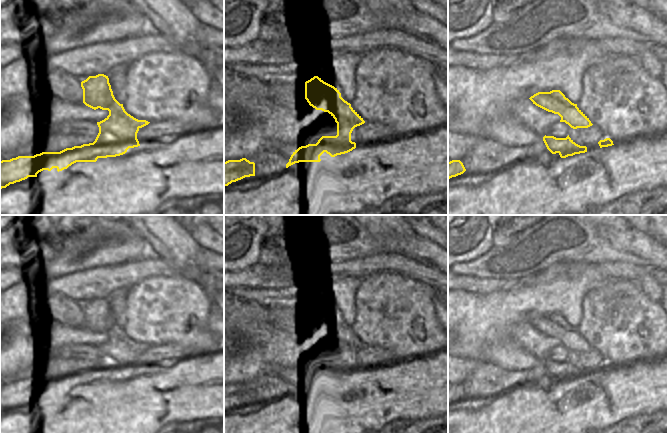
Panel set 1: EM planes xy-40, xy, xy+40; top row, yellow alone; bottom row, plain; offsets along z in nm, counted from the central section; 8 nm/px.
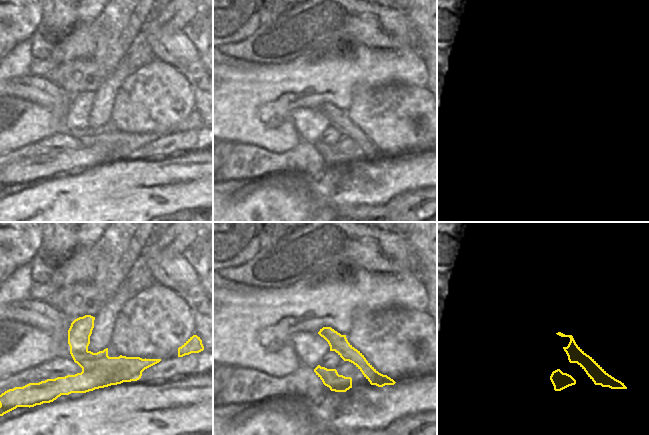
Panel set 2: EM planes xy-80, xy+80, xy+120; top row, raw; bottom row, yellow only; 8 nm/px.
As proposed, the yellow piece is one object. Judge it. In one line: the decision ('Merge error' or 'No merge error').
Merge error.

